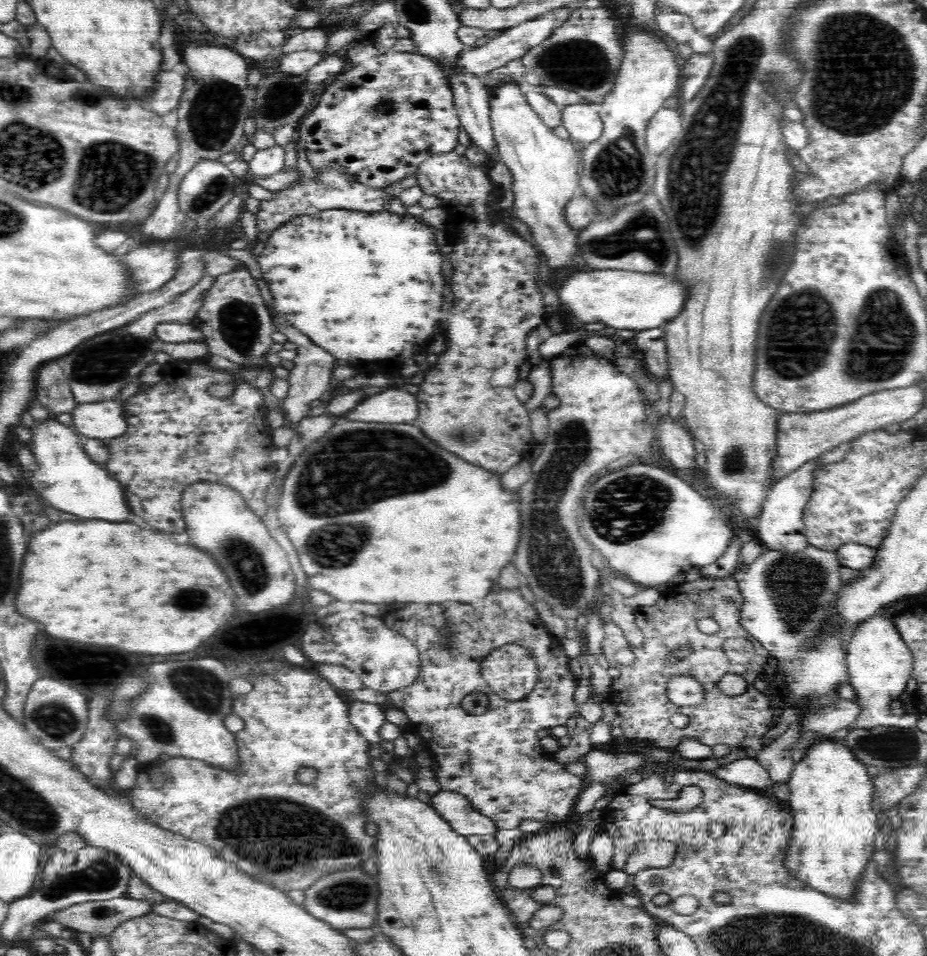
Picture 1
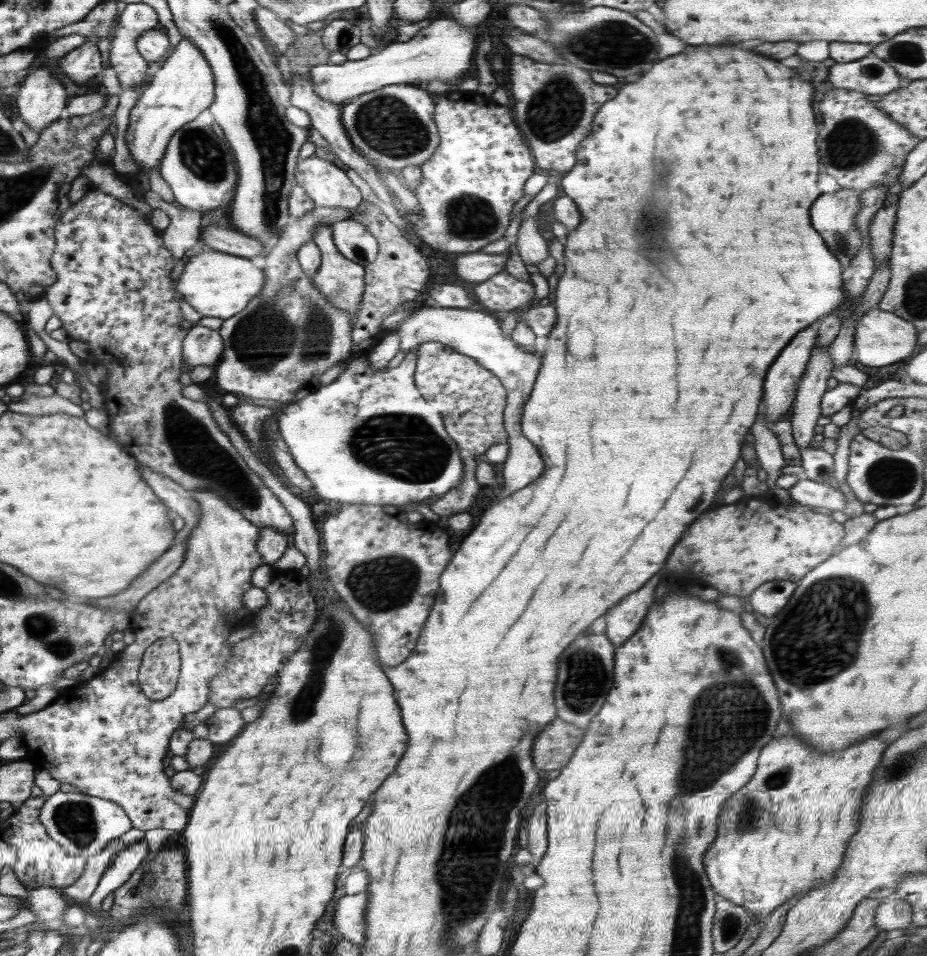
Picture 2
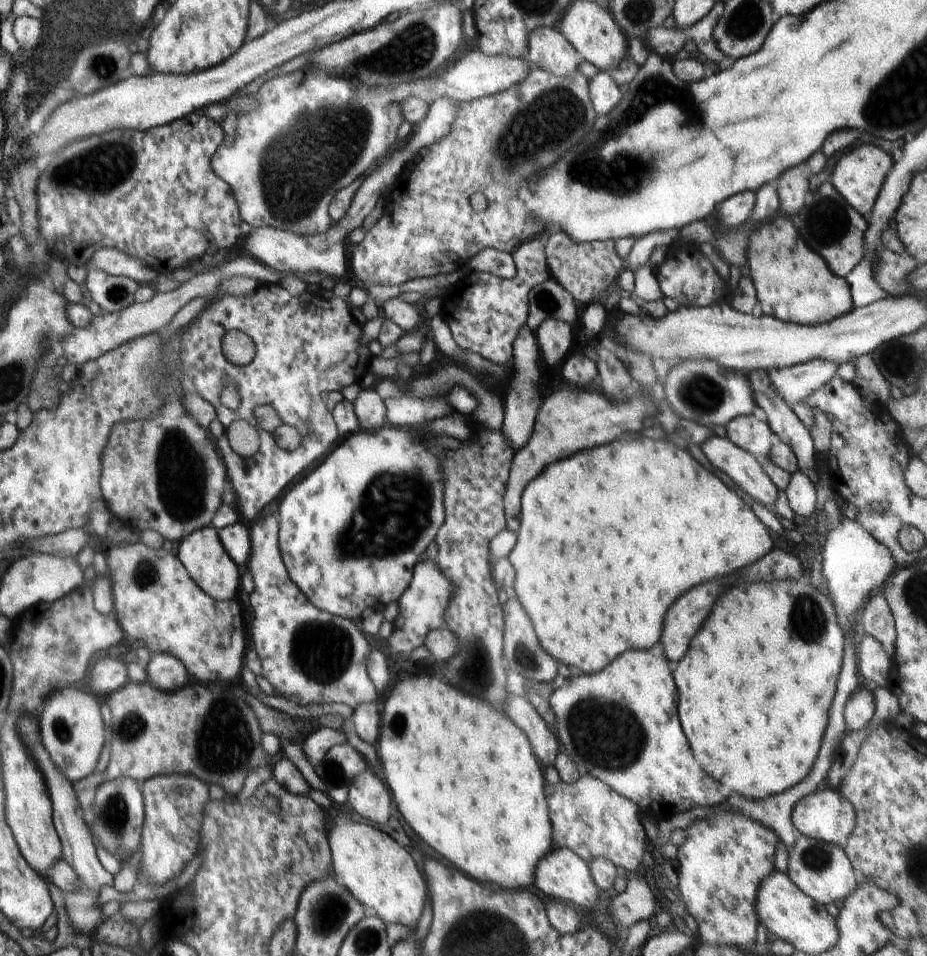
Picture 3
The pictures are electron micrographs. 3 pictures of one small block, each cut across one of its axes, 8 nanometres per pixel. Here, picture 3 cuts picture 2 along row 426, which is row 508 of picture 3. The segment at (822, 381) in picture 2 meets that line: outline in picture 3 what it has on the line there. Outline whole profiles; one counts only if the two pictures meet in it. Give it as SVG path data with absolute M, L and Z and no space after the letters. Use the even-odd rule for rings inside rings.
M803 472L791 473L791 479L785 490L792 510L806 520L816 514L817 492L813 480Z

